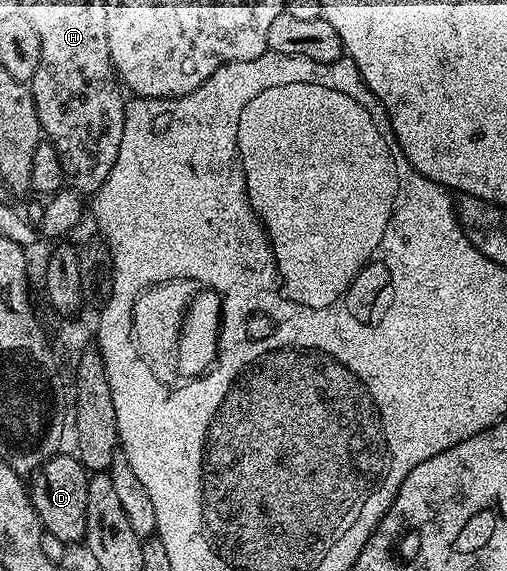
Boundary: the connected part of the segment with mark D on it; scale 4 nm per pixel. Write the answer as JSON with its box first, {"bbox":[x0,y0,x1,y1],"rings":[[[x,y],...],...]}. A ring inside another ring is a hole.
{"bbox":[30,452,89,543],"rings":[[[57,452],[31,475],[30,493],[32,507],[38,512],[40,524],[45,531],[54,533],[64,543],[84,542],[86,532],[86,492],[89,471],[84,469],[75,453]]]}

